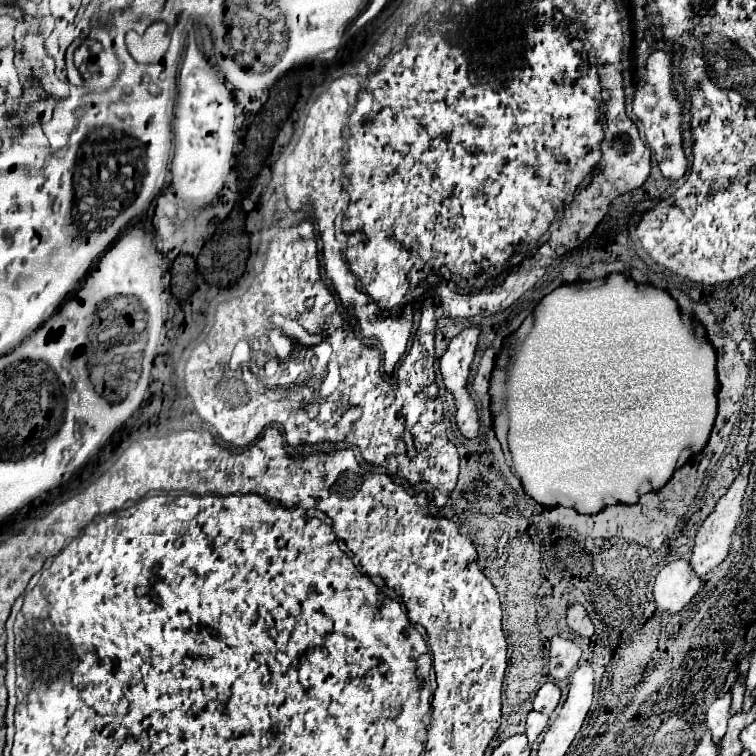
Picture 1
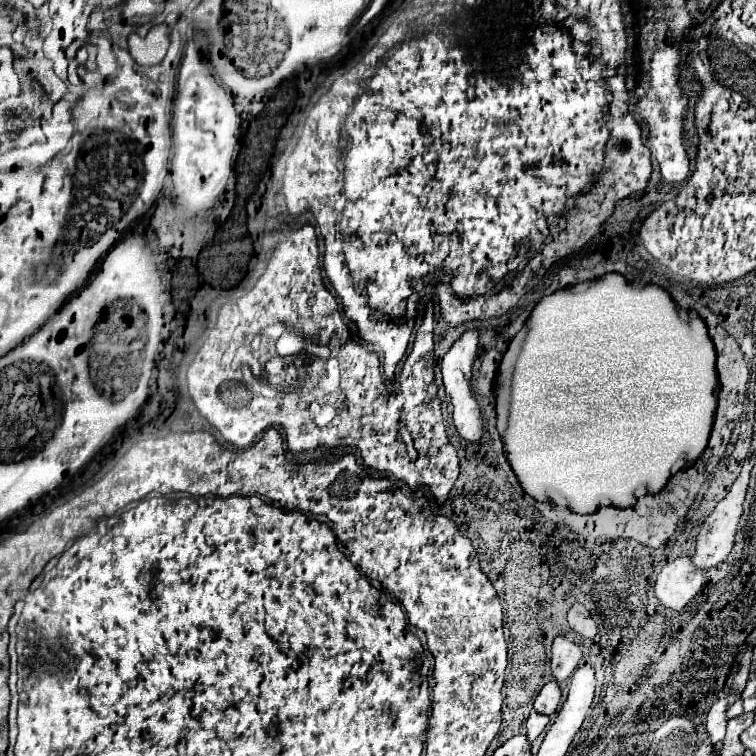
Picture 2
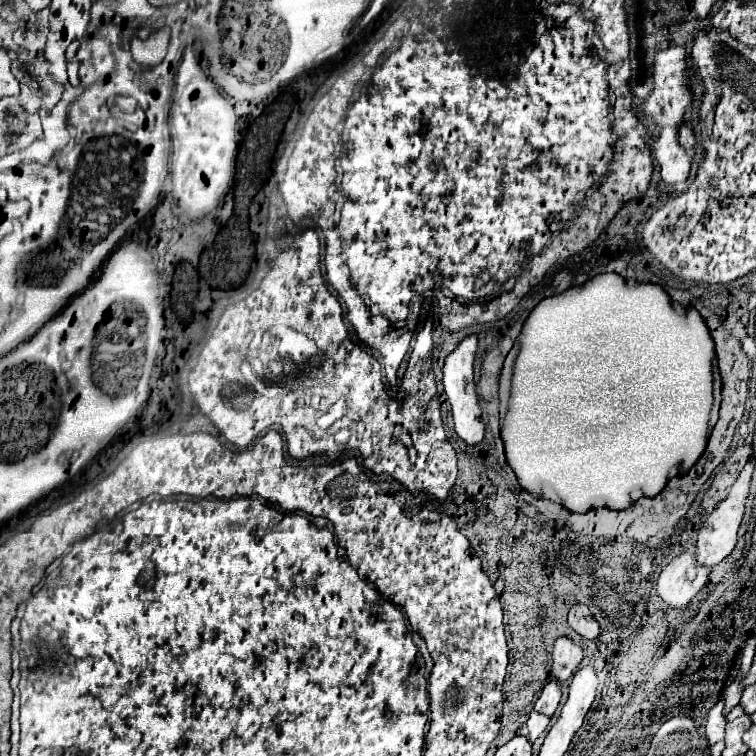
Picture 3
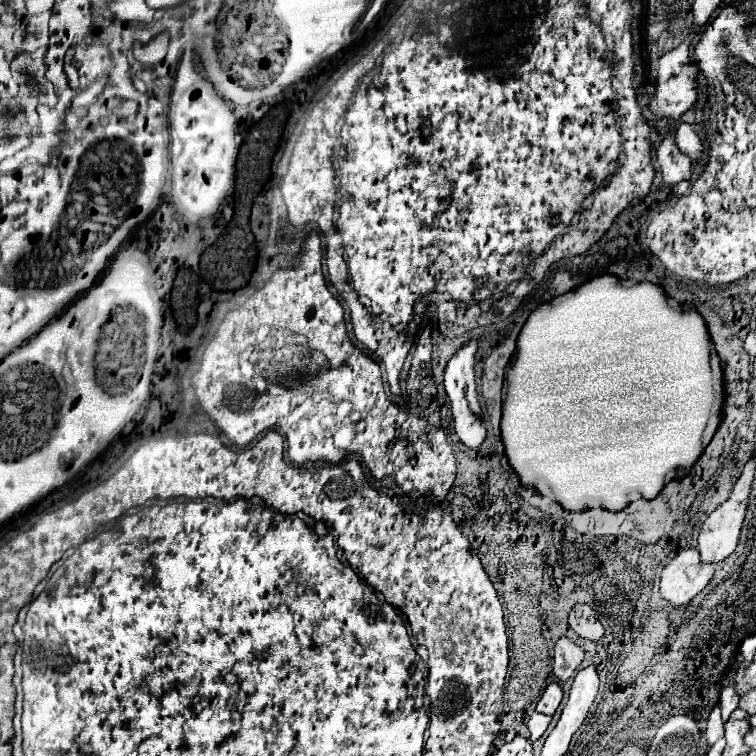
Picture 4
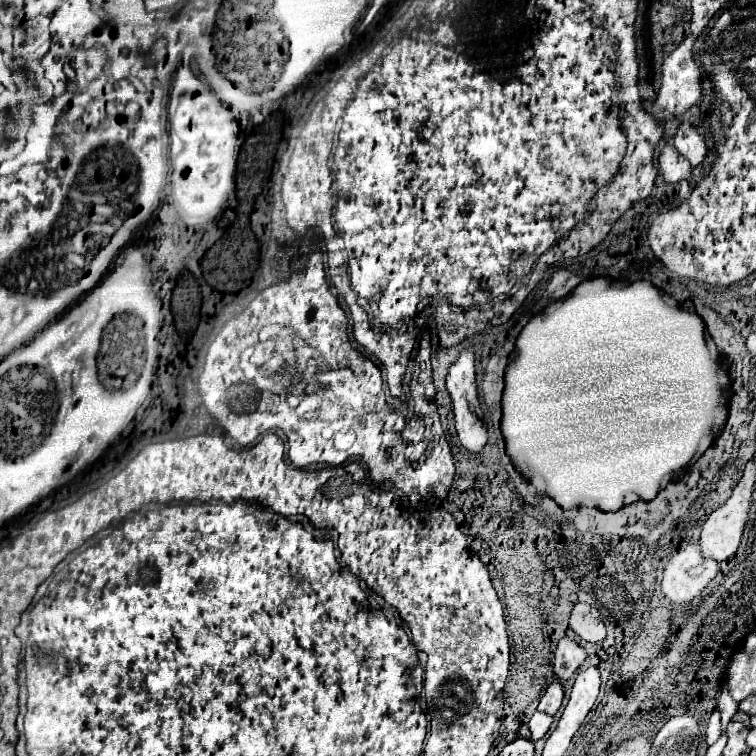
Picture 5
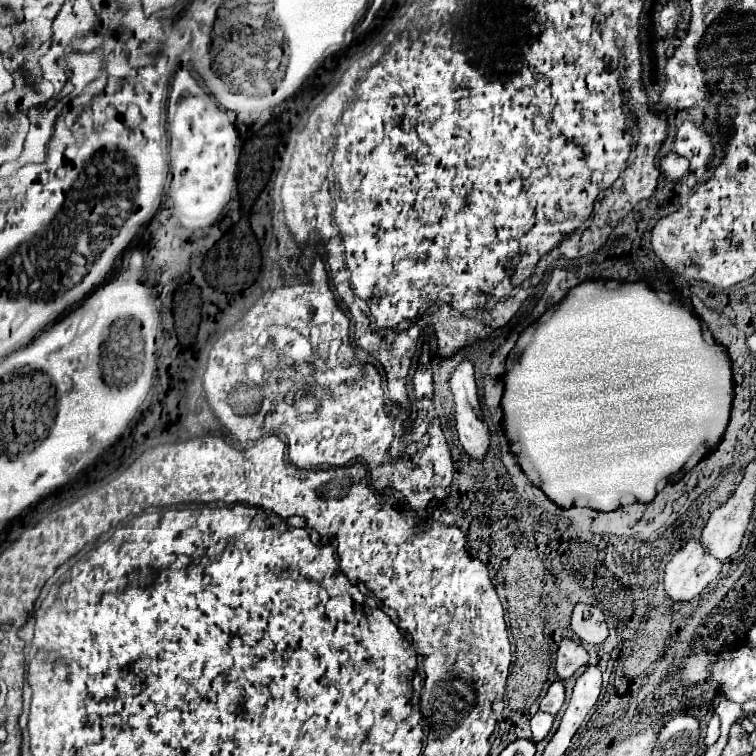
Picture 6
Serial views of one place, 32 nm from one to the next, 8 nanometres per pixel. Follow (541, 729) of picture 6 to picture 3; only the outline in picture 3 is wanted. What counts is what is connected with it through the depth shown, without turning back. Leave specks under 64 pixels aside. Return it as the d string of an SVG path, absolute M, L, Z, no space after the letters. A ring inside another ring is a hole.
M532 710L532 714L530 714L530 718L528 718L528 740L530 742L534 742L544 730L546 730L546 726L548 726L548 722L550 722L550 718L548 716L544 716L544 714L538 714L536 710Z

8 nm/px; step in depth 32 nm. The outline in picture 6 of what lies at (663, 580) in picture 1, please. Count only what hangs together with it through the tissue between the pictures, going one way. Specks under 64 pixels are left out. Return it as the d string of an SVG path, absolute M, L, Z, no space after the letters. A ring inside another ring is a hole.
M700 542L682 546L664 570L664 590L674 602L688 602L698 596L718 574L722 562L708 556Z

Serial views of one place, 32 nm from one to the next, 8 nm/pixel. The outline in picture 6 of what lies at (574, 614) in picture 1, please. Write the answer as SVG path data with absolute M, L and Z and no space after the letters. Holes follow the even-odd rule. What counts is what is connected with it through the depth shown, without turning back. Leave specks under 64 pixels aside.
M576 604L572 618L570 618L570 626L580 640L590 642L590 644L600 644L608 636L604 614L596 606Z

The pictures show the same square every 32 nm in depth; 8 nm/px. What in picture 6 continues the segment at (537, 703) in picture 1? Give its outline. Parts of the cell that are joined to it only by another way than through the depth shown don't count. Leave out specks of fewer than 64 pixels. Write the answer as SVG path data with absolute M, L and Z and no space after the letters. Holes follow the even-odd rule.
M554 682L554 684L550 684L546 696L542 698L540 710L556 716L558 710L560 710L560 706L562 706L562 702L564 702L564 684L562 682Z

